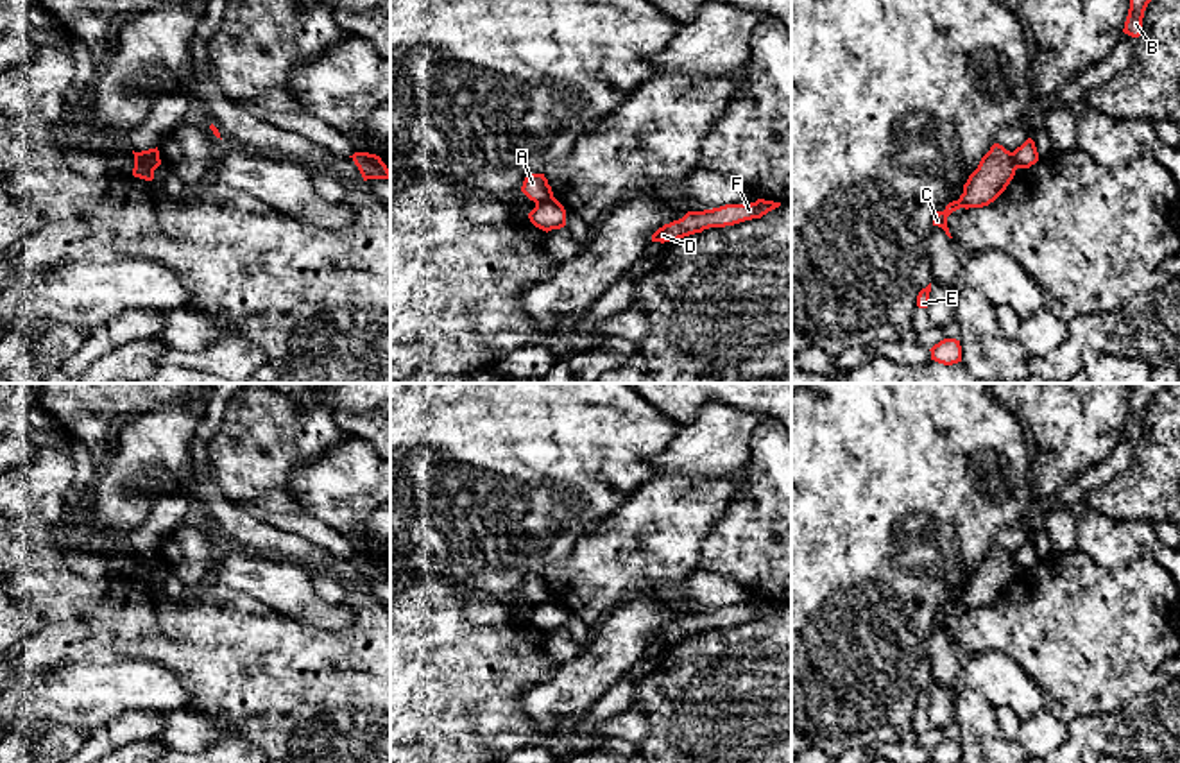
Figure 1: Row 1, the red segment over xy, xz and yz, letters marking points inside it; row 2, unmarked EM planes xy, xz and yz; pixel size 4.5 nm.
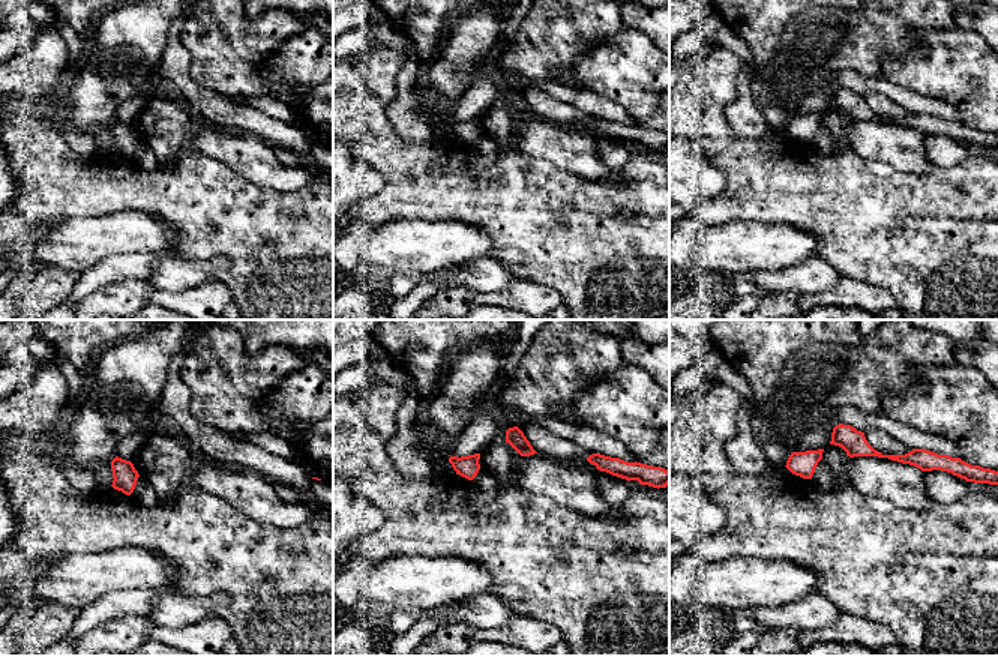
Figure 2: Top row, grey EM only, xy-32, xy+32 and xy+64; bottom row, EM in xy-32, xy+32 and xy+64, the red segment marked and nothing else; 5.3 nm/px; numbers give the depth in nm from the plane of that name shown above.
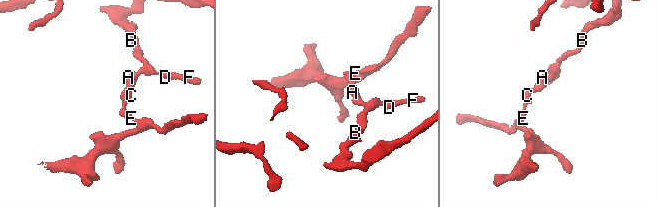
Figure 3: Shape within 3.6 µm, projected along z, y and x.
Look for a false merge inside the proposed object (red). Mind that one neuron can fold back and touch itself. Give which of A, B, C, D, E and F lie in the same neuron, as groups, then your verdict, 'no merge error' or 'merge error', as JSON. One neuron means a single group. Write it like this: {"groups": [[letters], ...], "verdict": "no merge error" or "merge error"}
{"groups": [["A", "C", "E"], ["B", "D", "F"]], "verdict": "merge error"}

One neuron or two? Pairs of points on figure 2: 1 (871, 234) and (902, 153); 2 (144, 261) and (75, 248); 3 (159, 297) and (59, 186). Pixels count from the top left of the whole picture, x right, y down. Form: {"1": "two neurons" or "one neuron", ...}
{"1": "two neurons", "2": "two neurons", "3": "two neurons"}

